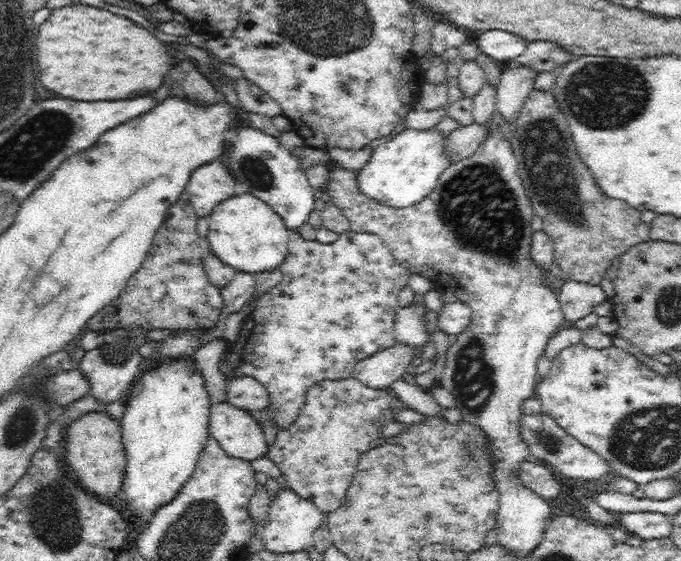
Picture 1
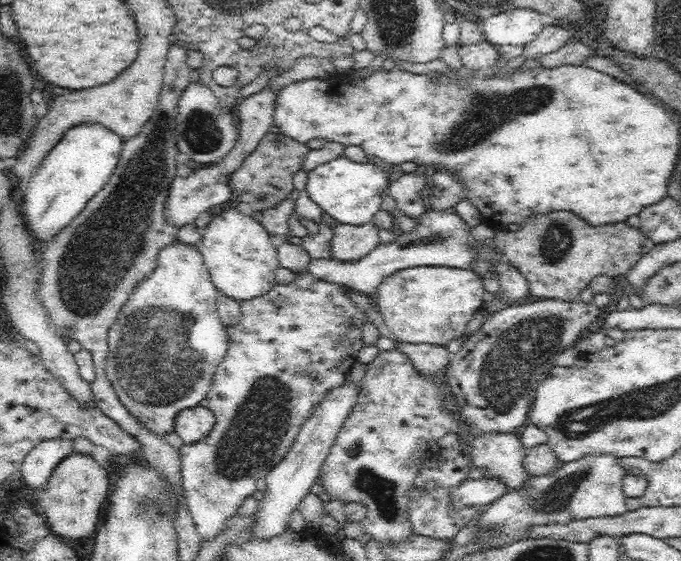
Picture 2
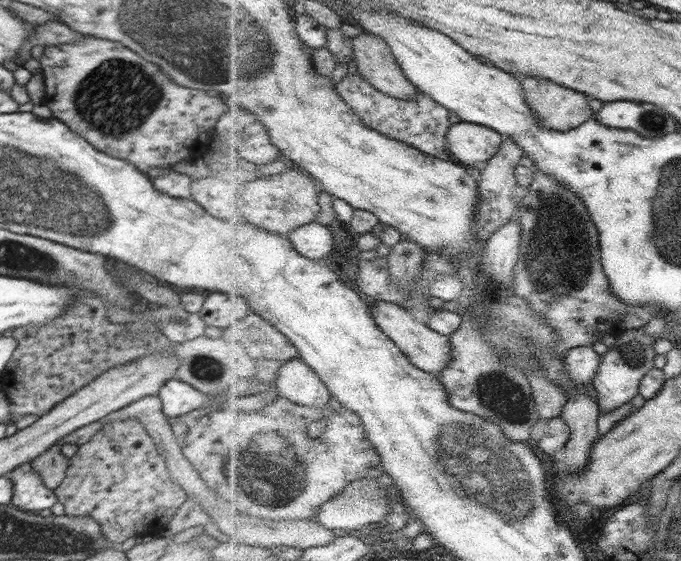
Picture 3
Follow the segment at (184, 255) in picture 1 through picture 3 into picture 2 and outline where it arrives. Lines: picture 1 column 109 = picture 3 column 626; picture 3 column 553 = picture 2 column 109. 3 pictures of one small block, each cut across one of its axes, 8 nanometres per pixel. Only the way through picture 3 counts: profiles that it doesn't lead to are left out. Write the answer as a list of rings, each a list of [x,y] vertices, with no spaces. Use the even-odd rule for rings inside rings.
[[[172,39],[166,53],[158,106],[152,118],[138,136],[122,141],[114,172],[86,202],[78,216],[55,230],[42,243],[42,272],[38,290],[38,296],[50,311],[58,330],[69,340],[76,340],[80,348],[90,353],[93,364],[93,379],[87,383],[90,400],[104,416],[114,421],[118,429],[134,439],[137,451],[132,456],[162,469],[180,490],[182,484],[178,449],[130,413],[108,378],[105,366],[110,323],[117,317],[132,286],[154,270],[154,256],[158,249],[176,237],[177,229],[166,224],[163,219],[163,208],[168,187],[176,176],[175,156],[178,148],[173,122],[177,98],[189,81],[191,69],[188,58],[188,46]]]

